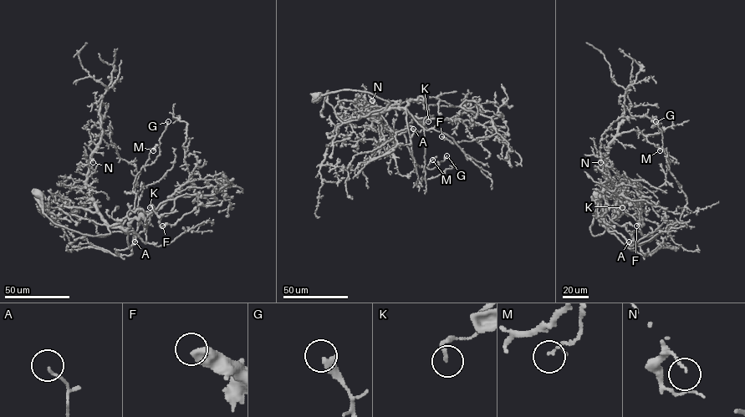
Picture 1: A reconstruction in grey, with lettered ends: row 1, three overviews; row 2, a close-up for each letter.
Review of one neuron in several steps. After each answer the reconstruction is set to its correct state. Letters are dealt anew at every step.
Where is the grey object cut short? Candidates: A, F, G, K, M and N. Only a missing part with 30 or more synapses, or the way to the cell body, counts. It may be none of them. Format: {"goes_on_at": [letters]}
{"goes_on_at": []}

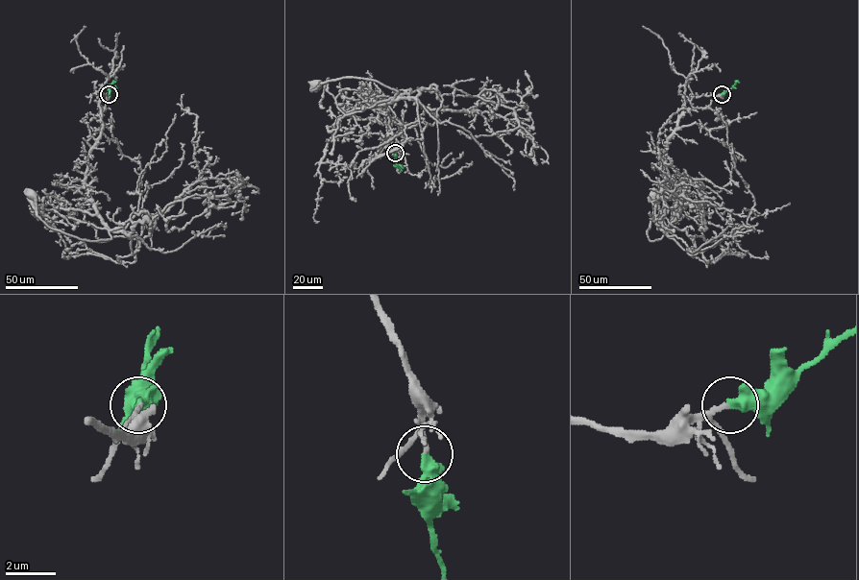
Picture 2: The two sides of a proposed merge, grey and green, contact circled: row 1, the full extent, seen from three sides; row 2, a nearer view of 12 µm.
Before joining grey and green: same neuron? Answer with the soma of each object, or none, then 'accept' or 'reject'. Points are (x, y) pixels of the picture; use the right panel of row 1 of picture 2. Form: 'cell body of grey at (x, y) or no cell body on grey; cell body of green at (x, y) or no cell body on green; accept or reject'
cell body of grey at (654, 195); no cell body on green; accept

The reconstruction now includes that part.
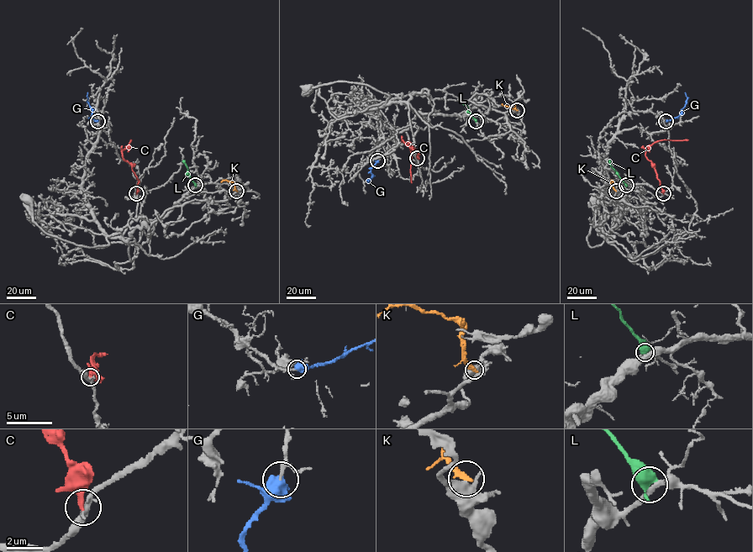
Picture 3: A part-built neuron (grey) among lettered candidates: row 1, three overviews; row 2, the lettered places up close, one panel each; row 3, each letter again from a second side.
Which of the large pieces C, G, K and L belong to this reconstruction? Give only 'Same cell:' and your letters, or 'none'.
Same cell: G

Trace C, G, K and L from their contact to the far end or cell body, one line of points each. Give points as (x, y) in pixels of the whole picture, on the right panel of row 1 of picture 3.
C: (663, 193), (654, 165), (645, 153), (659, 140), (688, 139)
G: (666, 121), (681, 113), (687, 99), (685, 92)
K: (616, 191), (613, 182), (611, 180), (610, 182)
L: (626, 185), (609, 160)

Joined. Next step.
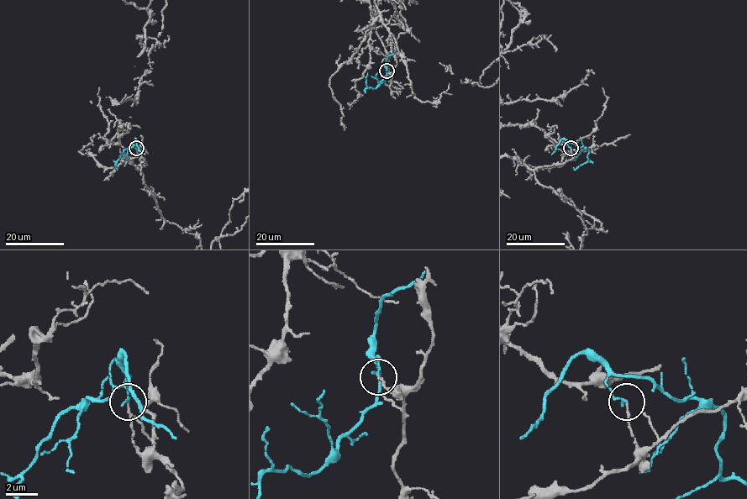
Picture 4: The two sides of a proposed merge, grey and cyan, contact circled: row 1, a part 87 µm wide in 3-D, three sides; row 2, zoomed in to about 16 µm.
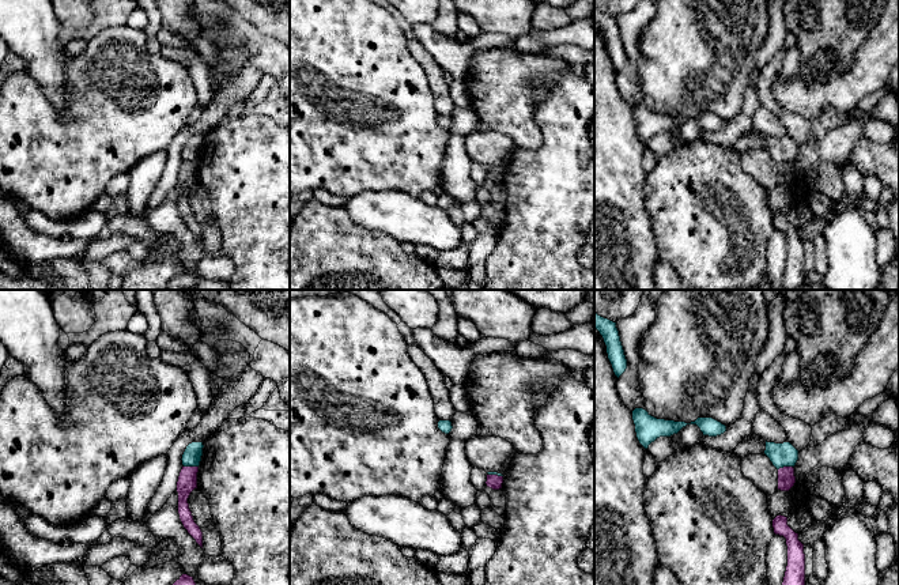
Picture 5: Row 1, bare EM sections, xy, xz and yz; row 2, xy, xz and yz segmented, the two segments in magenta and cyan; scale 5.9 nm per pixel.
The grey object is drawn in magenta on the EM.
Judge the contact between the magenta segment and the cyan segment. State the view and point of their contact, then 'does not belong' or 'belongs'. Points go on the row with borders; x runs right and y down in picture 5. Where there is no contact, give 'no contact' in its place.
xy (191, 467) | does not belong

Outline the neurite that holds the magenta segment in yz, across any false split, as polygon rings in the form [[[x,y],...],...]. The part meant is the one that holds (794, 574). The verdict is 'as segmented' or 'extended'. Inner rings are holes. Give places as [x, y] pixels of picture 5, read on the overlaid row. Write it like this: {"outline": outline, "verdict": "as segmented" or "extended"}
{"outline": [[[781,514],[773,520],[773,528],[775,535],[786,539],[787,546],[787,566],[782,585],[805,585],[805,554],[798,533],[787,525],[787,517]]], "verdict": "as segmented"}

